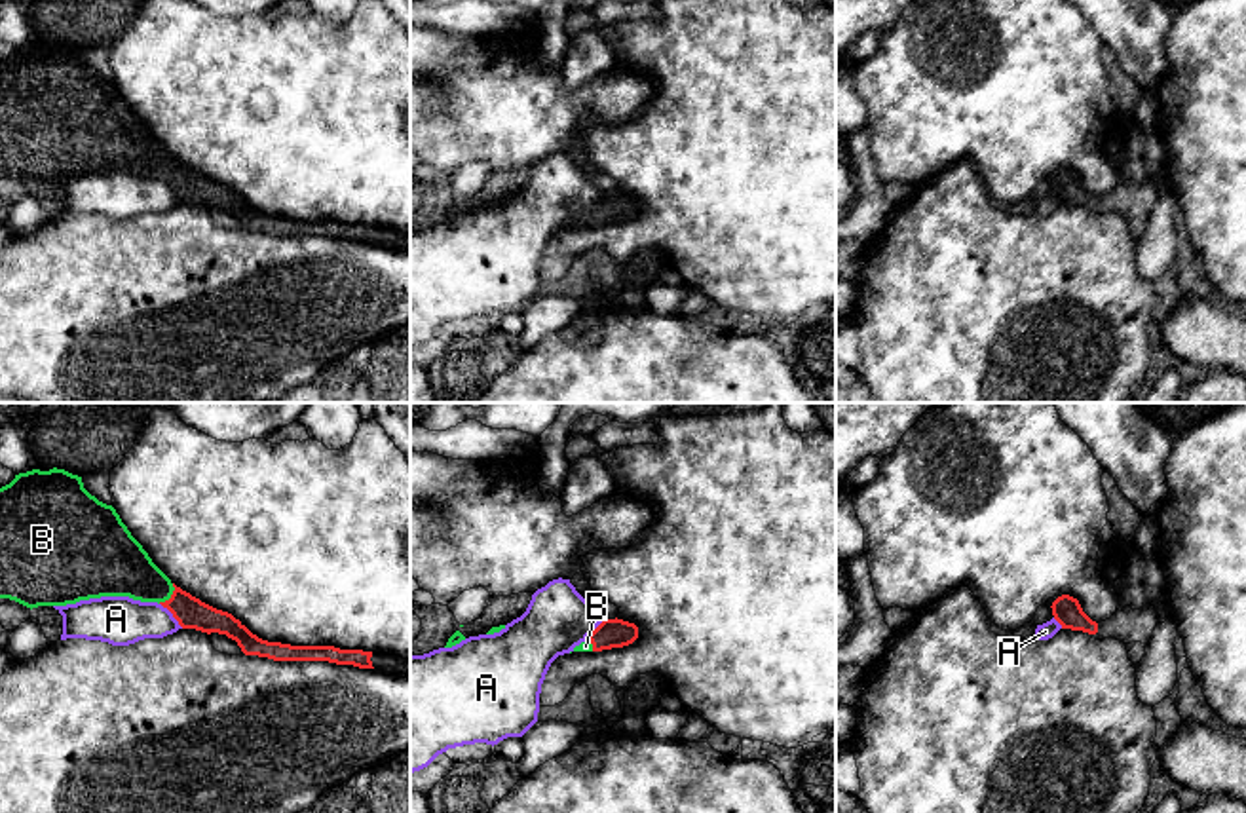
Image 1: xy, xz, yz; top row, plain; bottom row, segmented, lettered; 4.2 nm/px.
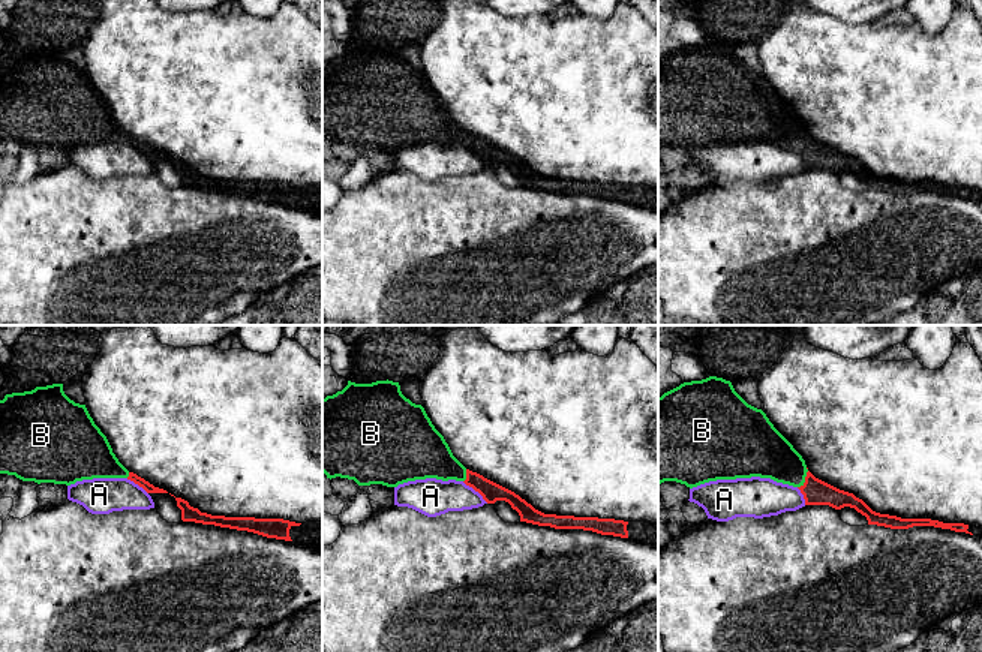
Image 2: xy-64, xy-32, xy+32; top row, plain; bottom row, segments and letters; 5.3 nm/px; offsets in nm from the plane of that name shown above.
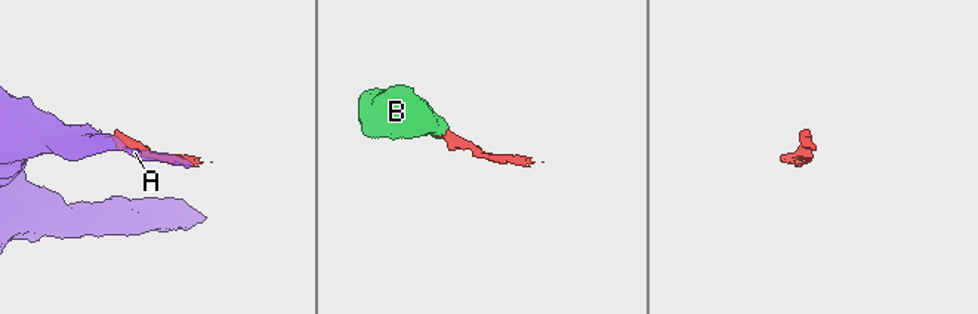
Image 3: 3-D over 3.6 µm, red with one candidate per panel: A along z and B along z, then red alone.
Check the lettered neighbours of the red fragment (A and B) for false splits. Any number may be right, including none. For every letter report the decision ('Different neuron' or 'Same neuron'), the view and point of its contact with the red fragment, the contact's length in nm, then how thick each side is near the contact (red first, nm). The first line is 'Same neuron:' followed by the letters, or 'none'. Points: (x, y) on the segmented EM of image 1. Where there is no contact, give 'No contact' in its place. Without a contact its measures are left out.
Same neuron: B
A: Different neuron. Touches red at xy (173, 616). Shared border 150 nm. Thickness 140 nm (red) against 200 nm
B: Same neuron. Touches red at xy (171, 597). Shared border 110 nm. Thickness 140 nm (red) against 240 nm

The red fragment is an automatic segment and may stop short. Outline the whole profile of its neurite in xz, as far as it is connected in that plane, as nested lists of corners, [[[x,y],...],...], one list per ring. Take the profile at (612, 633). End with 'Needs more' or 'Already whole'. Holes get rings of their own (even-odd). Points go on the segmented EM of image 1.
[[[604,619],[585,642],[574,648],[574,652],[602,652],[612,648],[623,648],[638,638],[638,627],[623,619]]]. Needs more

